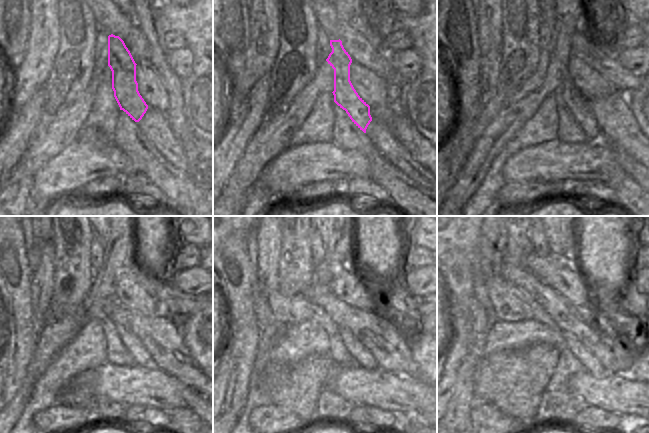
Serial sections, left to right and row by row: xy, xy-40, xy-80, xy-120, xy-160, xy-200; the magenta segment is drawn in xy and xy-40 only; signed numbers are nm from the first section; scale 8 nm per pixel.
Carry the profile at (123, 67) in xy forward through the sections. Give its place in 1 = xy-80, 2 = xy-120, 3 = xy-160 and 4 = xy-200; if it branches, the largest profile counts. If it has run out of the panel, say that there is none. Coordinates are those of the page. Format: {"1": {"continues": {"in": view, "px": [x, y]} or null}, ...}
{"1": {"continues": {"in": "xy-80", "px": [579, 107]}}, "2": {"continues": {"in": "xy-120", "px": [141, 357]}}, "3": {"continues": {"in": "xy-160", "px": [361, 356]}}, "4": {"continues": {"in": "xy-200", "px": [591, 364]}}}

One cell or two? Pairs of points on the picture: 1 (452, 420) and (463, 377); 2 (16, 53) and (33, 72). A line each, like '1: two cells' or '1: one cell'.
1: one cell
2: two cells

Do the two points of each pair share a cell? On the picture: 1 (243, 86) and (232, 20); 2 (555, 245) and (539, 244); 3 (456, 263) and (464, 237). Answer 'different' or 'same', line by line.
1: different
2: different
3: different

